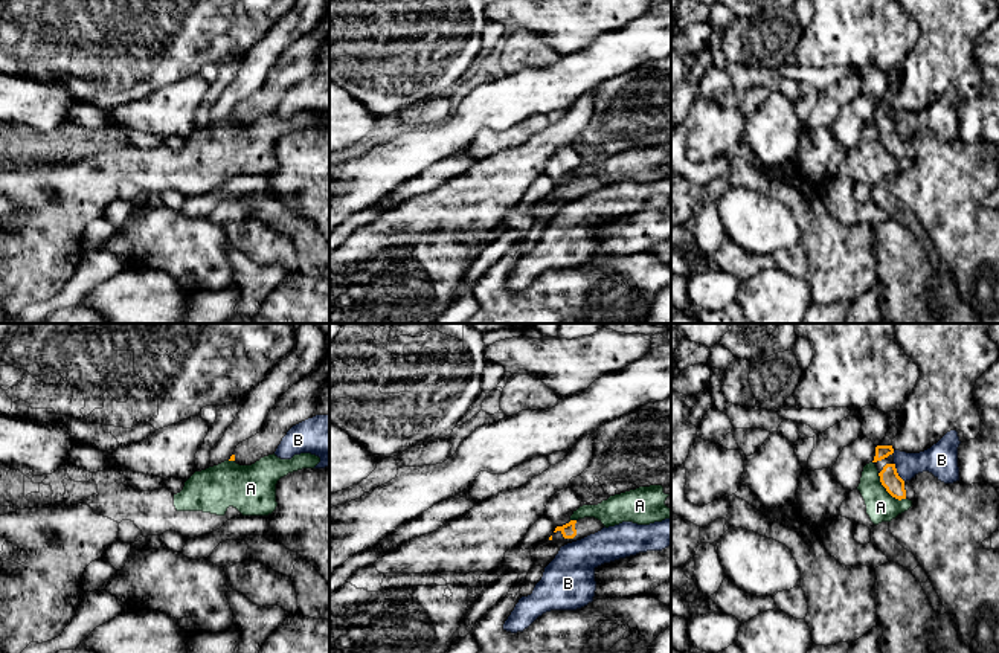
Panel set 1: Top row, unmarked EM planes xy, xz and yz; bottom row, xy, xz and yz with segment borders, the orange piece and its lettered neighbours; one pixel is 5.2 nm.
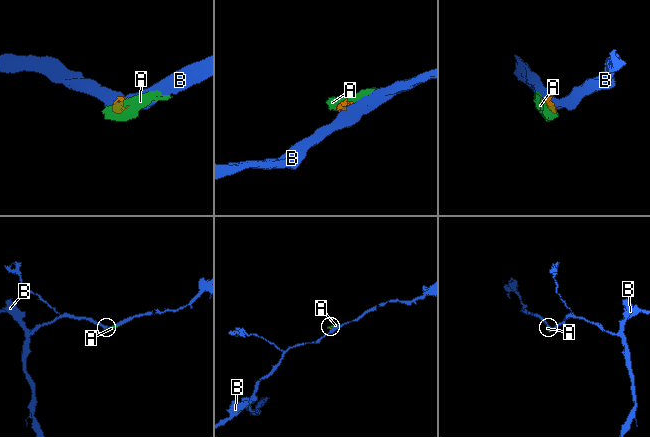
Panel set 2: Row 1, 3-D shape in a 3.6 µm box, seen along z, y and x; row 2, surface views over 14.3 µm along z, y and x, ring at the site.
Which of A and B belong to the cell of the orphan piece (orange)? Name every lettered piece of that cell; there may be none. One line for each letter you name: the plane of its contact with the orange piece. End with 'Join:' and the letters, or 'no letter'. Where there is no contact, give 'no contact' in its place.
Join: no letter

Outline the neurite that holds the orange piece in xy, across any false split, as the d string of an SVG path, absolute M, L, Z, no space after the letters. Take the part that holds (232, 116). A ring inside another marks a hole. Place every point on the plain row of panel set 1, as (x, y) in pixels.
M329 14L308 37L293 43L268 70L259 92L239 101L229 119L252 124L264 114L273 113L287 90L317 73L319 47L329 35Z

